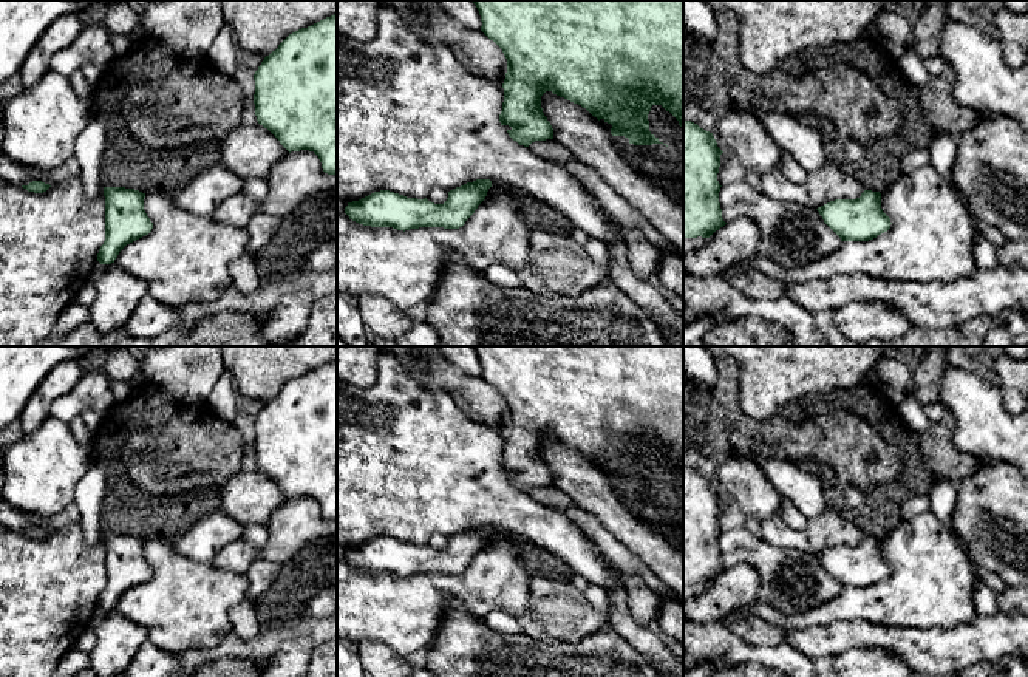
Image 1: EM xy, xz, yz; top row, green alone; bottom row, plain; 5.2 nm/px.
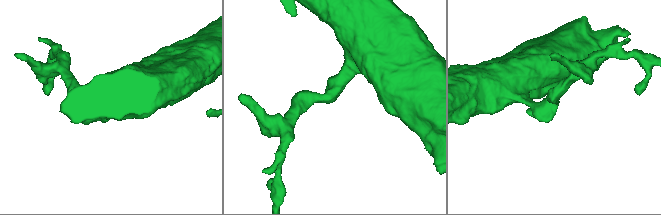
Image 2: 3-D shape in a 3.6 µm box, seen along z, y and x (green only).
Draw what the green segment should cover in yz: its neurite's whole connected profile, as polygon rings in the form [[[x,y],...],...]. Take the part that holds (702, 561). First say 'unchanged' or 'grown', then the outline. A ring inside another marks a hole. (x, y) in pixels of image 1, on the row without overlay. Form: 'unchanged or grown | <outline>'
unchanged | [[[683,465],[683,584],[710,584],[727,570],[717,527],[722,499],[713,479]]]

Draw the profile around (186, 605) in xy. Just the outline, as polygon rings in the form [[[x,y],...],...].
[[[145,539],[153,575],[114,606],[148,631],[148,641],[168,654],[216,646],[232,632],[230,611],[247,594],[244,573],[220,570],[175,552],[170,539]]]

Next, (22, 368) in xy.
[[[0,346],[0,430],[22,414],[40,382],[66,360],[79,360],[82,346]]]

